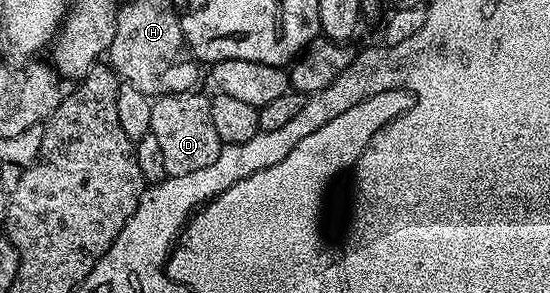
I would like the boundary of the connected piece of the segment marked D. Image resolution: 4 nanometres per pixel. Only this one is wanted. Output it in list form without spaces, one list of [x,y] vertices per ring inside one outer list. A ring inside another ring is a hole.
[[[192,90],[175,95],[160,95],[152,102],[150,134],[156,137],[162,148],[167,175],[192,173],[196,169],[204,169],[204,165],[212,165],[212,161],[220,157],[223,143],[212,125],[210,99],[198,94],[197,90]]]

